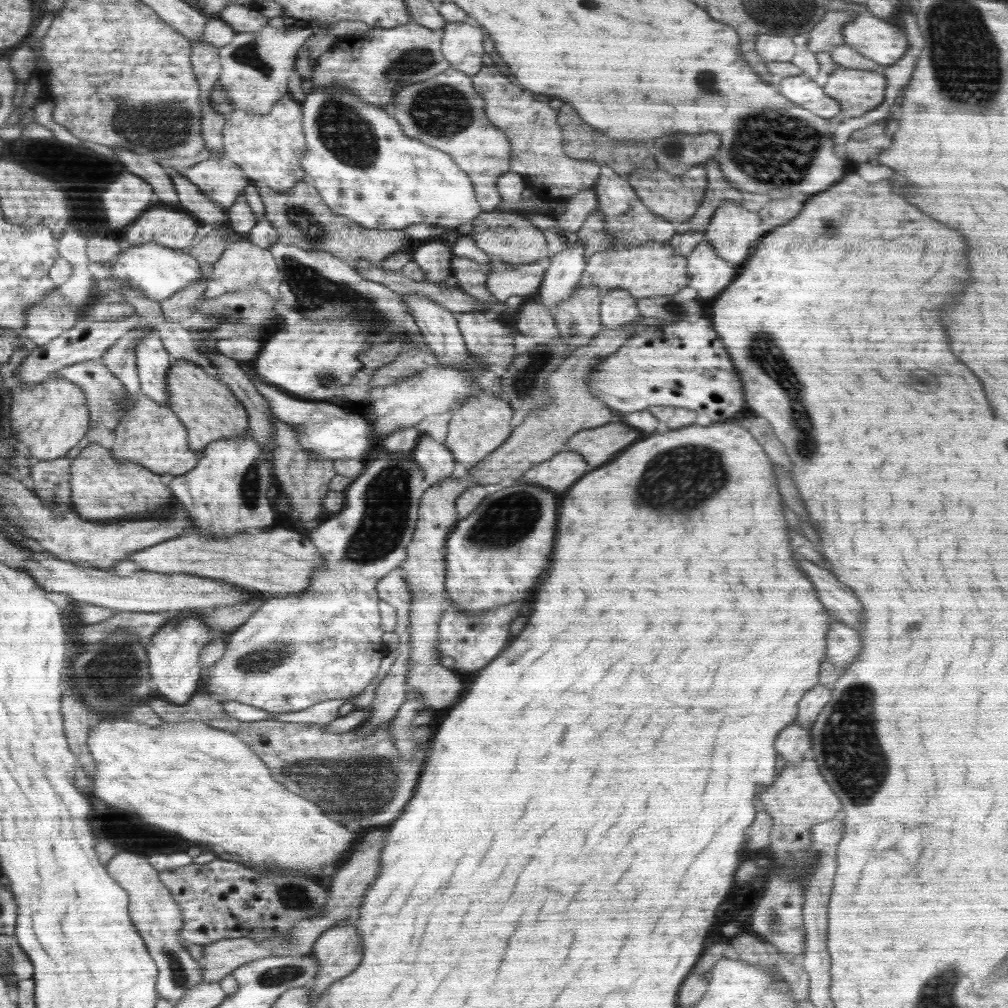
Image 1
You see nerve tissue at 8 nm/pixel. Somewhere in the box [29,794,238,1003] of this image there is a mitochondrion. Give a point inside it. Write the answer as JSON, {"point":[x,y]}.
{"point":[179,975]}

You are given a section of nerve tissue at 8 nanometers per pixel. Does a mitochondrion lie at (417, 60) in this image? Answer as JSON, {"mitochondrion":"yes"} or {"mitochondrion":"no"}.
{"mitochondrion":"yes"}

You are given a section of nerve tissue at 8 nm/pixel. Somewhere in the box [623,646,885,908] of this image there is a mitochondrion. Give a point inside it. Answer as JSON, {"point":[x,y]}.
{"point":[797,865]}

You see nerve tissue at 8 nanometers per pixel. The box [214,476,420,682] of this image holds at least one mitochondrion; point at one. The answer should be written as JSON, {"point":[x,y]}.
{"point":[261,660]}

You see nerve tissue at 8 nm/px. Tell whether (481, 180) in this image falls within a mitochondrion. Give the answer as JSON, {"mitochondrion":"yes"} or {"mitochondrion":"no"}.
{"mitochondrion":"no"}

